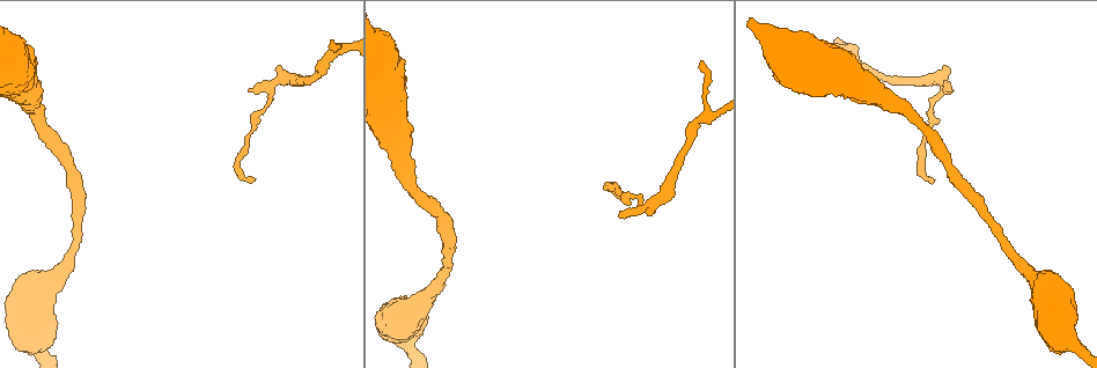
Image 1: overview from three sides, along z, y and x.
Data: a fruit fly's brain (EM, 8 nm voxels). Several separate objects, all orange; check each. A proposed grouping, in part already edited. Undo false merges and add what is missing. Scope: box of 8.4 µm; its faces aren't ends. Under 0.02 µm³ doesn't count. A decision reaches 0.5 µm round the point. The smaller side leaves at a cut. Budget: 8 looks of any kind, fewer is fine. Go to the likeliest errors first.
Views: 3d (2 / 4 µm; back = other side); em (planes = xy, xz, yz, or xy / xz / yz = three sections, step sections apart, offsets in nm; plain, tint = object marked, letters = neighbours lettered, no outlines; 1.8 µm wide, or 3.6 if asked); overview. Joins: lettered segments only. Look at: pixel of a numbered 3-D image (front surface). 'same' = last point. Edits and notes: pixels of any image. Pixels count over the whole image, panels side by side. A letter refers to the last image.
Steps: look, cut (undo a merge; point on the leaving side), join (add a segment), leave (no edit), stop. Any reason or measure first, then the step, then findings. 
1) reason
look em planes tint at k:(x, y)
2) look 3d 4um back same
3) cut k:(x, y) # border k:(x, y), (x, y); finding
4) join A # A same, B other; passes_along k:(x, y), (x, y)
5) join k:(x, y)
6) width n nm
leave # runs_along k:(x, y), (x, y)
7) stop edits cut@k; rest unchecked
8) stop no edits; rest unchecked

look 3d 2um at 1:(619, 215)

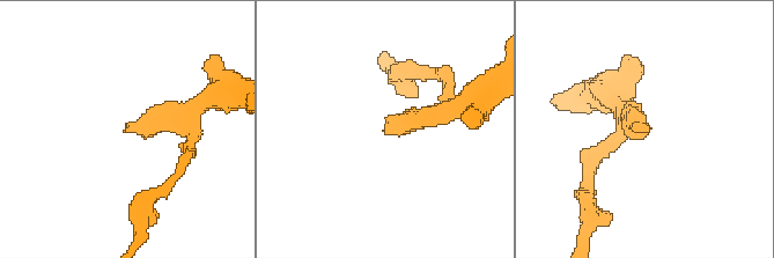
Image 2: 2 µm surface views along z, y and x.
look em planes letters at 2:(382, 130)

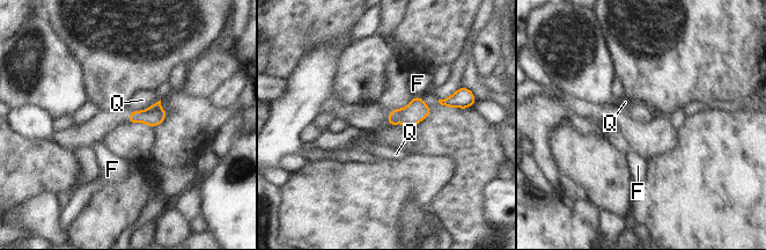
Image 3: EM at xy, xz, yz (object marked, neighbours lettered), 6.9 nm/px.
longest_contact Q 220 nm
leave # F other, Q other; border 3:(160, 100), (145, 109), (132, 111); no lettered segment goes on from it

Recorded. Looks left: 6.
thin end
look 3d 2um at 1:(931, 177)

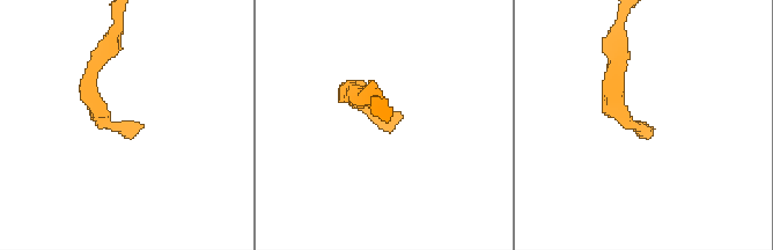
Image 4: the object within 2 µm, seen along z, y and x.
need the tissue
look em planes tint at 4:(402, 117)

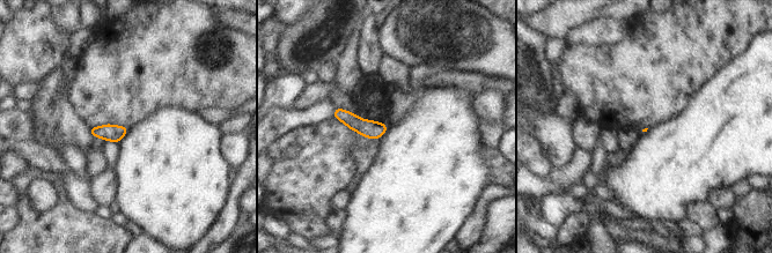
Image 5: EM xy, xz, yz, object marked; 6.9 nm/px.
what lies round it
look em planes letters same

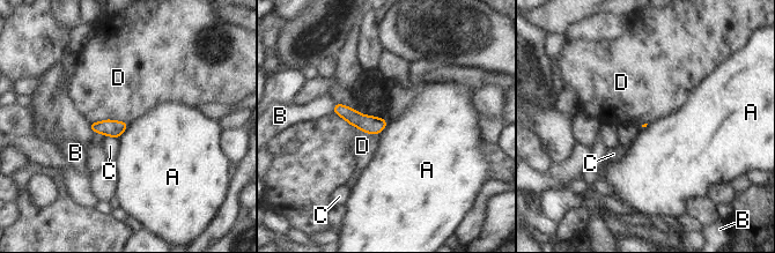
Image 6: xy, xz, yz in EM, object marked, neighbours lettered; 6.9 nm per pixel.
leave # A other, B other, C other, D other; runs_along 6:(337, 109), (367, 124), (383, 124); none of them fits

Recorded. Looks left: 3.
sudden change in width
look 3d 4um at 1:(37, 343)

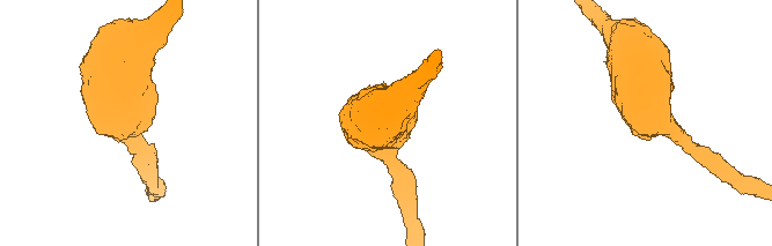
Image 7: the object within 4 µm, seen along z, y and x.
look em planes letters at 7:(126, 122)

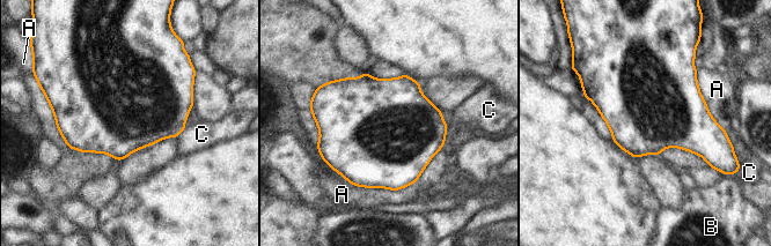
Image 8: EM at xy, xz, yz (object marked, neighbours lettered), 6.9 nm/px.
width 700 nm
leave # A other, B other, C other; border 8:(186, 126), (176, 136); one neuron here

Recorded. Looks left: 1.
stop no edits; rest unchecked

